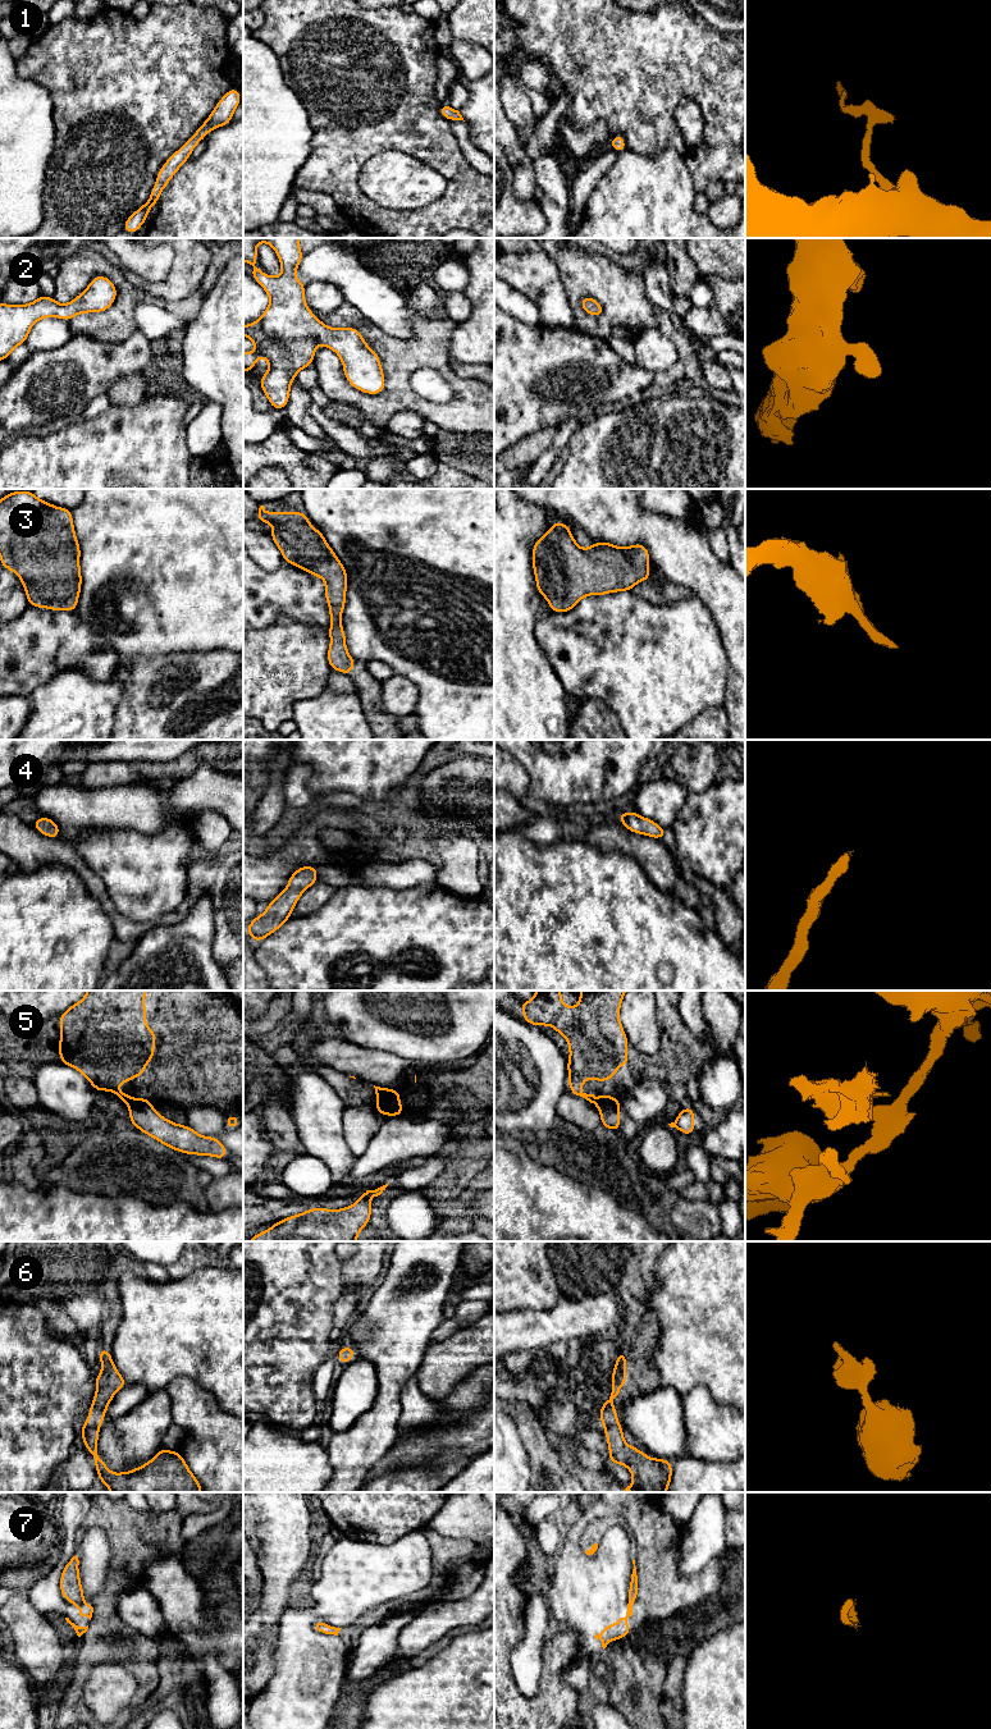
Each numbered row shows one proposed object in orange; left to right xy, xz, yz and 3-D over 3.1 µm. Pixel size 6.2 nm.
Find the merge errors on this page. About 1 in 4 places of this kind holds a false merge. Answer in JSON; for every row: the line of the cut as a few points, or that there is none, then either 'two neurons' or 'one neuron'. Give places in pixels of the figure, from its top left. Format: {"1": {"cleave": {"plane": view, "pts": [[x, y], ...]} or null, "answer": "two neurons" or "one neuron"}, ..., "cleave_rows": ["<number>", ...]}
{"1": {"cleave": null, "answer": "one neuron"}, "2": {"cleave": null, "answer": "one neuron"}, "3": {"cleave": null, "answer": "one neuron"}, "4": {"cleave": null, "answer": "one neuron"}, "5": {"cleave": {"plane": "xy", "pts": [[150, 1101], [129, 1106]]}, "answer": "two neurons"}, "6": {"cleave": null, "answer": "one neuron"}, "7": {"cleave": {"plane": "xy", "pts": [[82, 1599], [72, 1602]]}, "answer": "two neurons"}, "cleave_rows": ["5", "7"]}

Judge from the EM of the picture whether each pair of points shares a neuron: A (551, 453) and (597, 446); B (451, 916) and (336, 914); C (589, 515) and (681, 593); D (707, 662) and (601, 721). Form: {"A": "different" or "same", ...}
{"A": "different", "B": "same", "C": "different", "D": "different"}

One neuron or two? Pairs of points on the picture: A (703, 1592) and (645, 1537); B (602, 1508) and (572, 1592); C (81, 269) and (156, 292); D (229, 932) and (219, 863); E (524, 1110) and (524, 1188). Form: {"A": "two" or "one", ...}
{"A": "one", "B": "one", "C": "two", "D": "one", "E": "two"}

